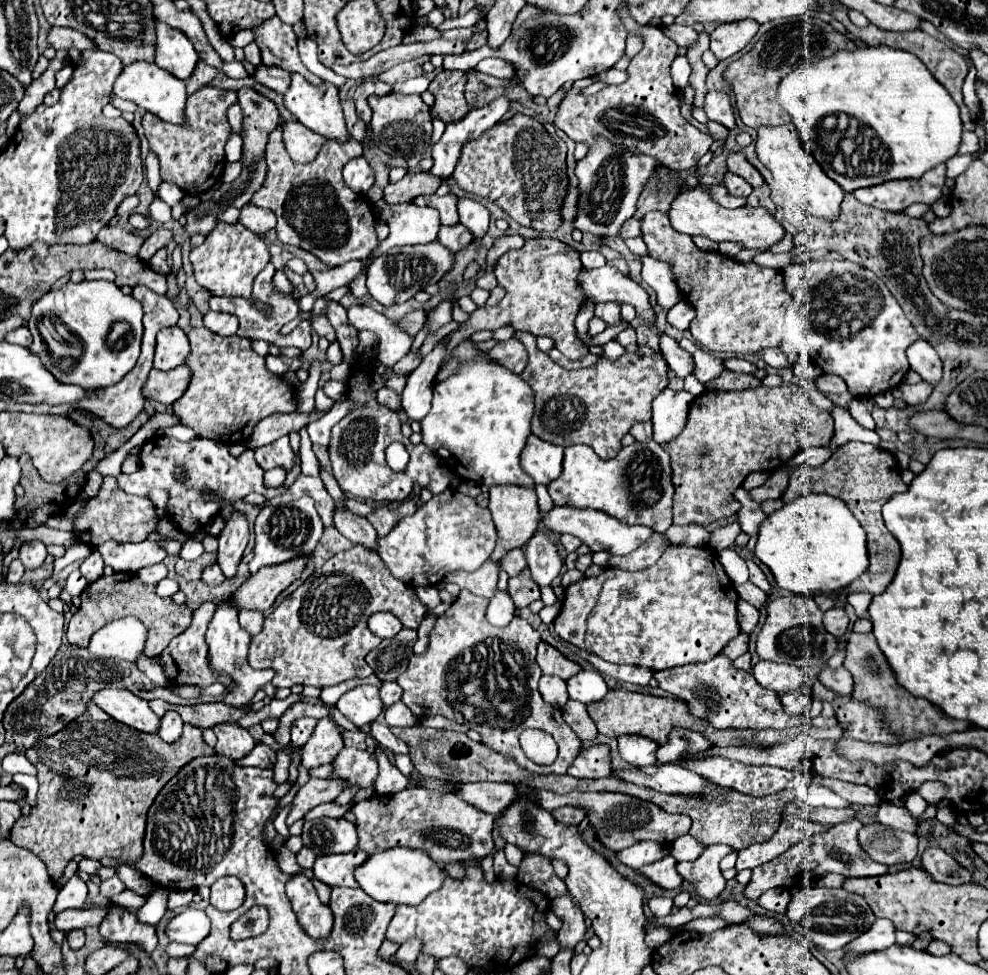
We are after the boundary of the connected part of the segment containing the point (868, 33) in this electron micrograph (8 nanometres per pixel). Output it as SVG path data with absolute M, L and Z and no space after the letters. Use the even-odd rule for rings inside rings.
M835 10L833 12L833 18L835 20L839 20L855 38L859 38L861 42L865 42L865 44L869 44L869 46L879 46L879 44L887 44L887 46L891 46L891 48L899 48L899 50L907 50L907 52L911 52L911 54L915 54L925 66L927 66L927 70L947 88L947 92L951 94L951 98L957 102L957 106L961 108L961 120L963 120L963 124L969 124L971 122L971 112L969 112L969 108L965 106L965 102L963 102L963 94L961 94L961 86L963 86L963 80L965 80L965 76L967 76L967 72L969 72L969 68L967 68L967 64L965 64L965 56L963 54L959 54L959 52L955 52L953 48L949 48L947 44L943 44L943 42L939 42L939 40L935 40L933 36L929 36L929 34L925 34L923 30L909 30L909 32L891 32L891 30L883 30L883 28L877 28L877 26L867 26L867 28L857 28L851 20L849 20L849 16L847 16L847 12L845 10Z

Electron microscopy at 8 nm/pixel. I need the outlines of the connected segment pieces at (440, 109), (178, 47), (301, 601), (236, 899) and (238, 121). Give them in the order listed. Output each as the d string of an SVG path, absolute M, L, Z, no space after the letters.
M441 70L429 84L429 92L435 96L435 114L443 122L463 118L469 106L463 98L463 88L467 84L467 74L463 70Z
M155 18L155 36L157 36L155 64L185 80L193 72L195 62L199 60L189 38L181 30L171 28L157 18Z
M353 546L351 550L339 552L329 558L319 570L315 570L293 594L289 594L267 618L261 634L251 640L249 646L249 664L255 670L275 670L271 684L275 688L289 688L293 684L327 688L341 684L351 678L367 678L373 670L367 666L365 656L379 646L379 638L371 634L367 628L367 618L375 612L391 612L399 618L405 628L417 629L427 612L427 608L415 598L413 588L393 578L387 570L379 554L371 554L371 550L363 550L361 546Z
M223 876L211 886L211 906L229 912L237 910L245 900L245 886L235 876Z
M234 103L227 110L227 118L234 132L241 136L242 134L242 112L238 103Z

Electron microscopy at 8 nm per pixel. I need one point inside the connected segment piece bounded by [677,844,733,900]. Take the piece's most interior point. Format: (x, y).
(704, 874)

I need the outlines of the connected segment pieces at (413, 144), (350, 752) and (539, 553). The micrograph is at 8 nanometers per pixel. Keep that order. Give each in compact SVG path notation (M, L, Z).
M385 94L385 96L369 96L369 106L373 110L371 130L373 144L391 156L425 156L431 148L431 114L429 106L421 100L421 96L401 96L401 94Z
M343 748L339 756L333 760L335 774L331 778L349 780L349 784L359 784L361 788L369 788L377 776L377 762L371 752L357 748Z
M537 532L531 540L529 540L529 548L527 548L527 564L531 570L533 580L537 582L539 588L549 586L561 572L563 560L557 554L555 544L549 542L547 534Z

